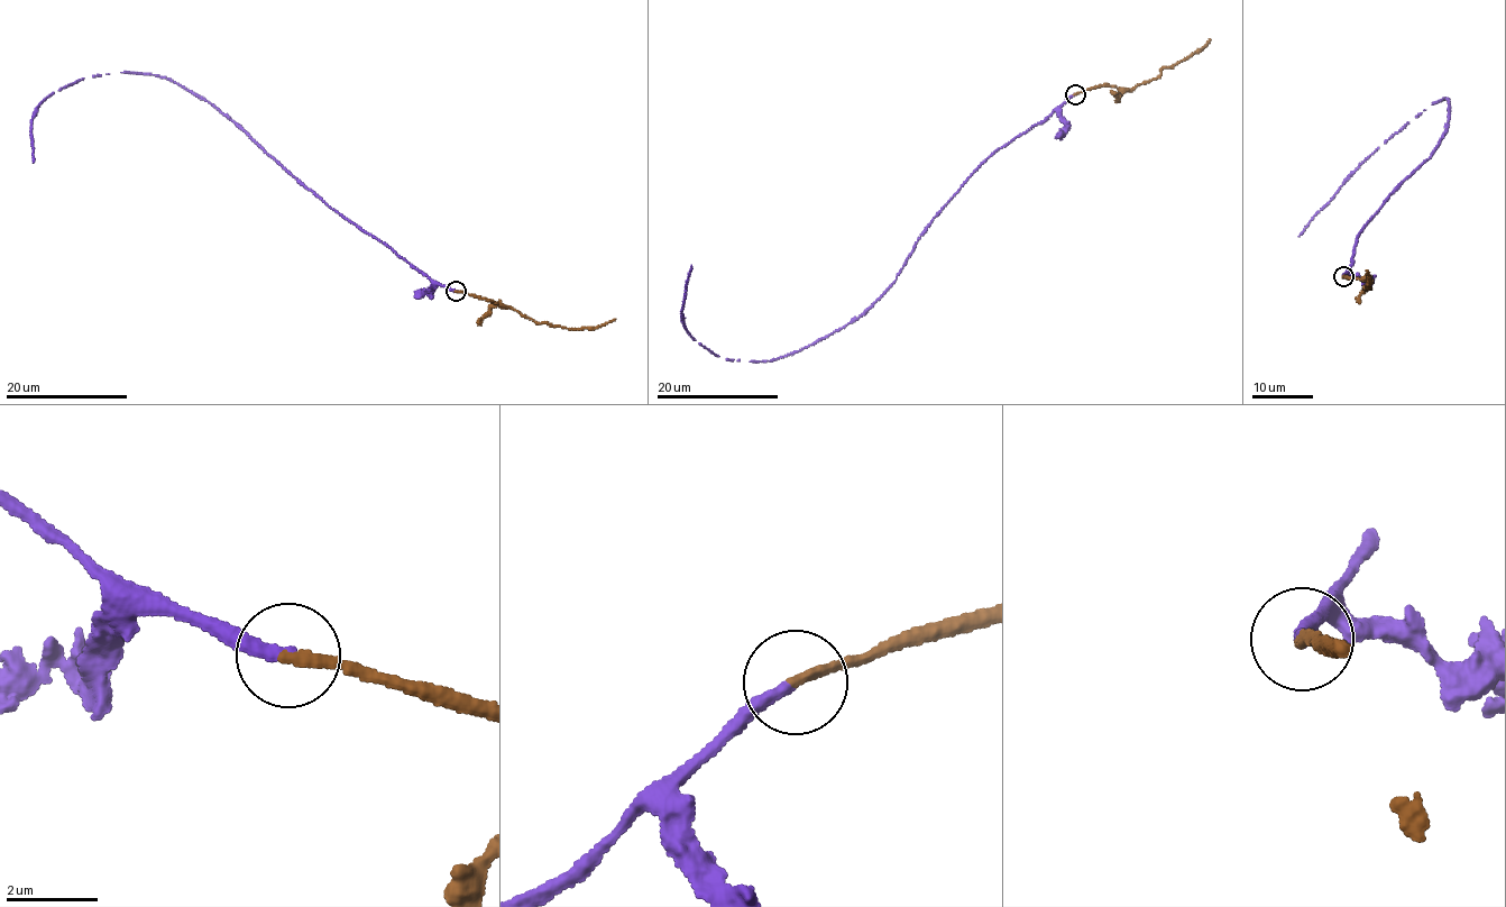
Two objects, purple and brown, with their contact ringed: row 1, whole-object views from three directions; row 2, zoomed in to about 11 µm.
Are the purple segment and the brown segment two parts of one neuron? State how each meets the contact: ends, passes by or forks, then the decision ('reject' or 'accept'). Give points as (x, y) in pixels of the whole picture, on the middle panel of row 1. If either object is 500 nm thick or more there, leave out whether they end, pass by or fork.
purple ends there; brown ends there; accept

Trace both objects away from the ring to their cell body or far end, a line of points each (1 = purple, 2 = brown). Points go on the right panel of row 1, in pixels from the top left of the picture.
1: (1343, 276), (1366, 223), (1430, 156), (1444, 134), (1449, 113), (1448, 99), (1419, 113), (1378, 147), (1298, 236)
2: (1343, 276), (1368, 277), (1368, 287), (1365, 289), (1368, 289), (1370, 283), (1366, 269)

